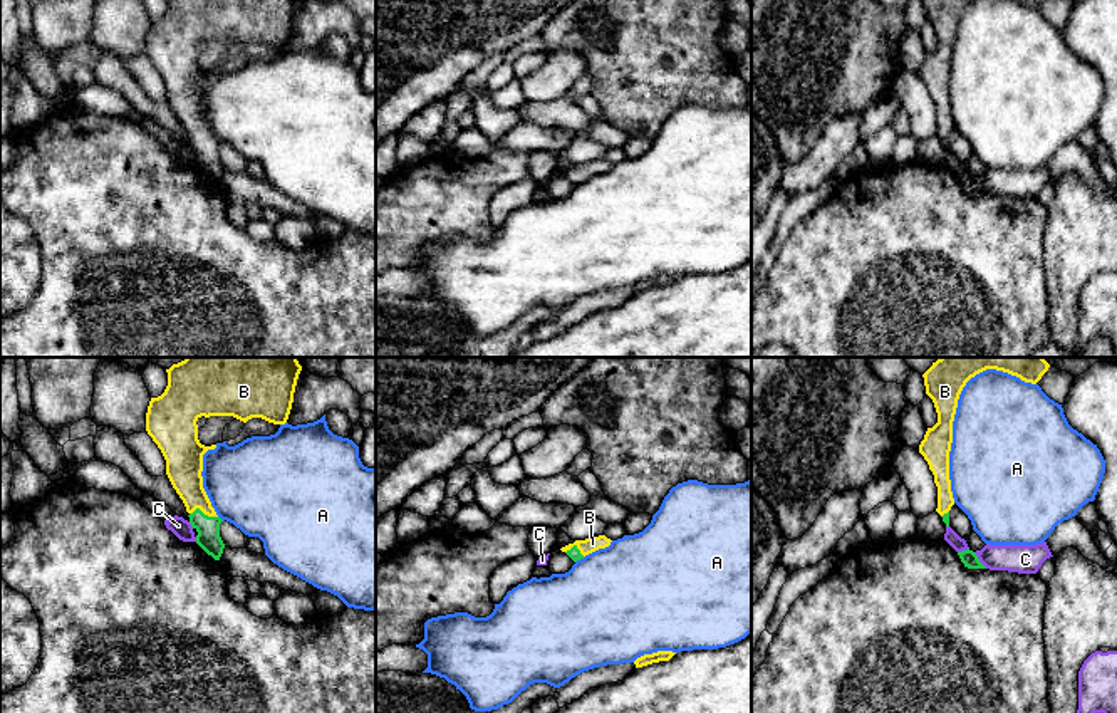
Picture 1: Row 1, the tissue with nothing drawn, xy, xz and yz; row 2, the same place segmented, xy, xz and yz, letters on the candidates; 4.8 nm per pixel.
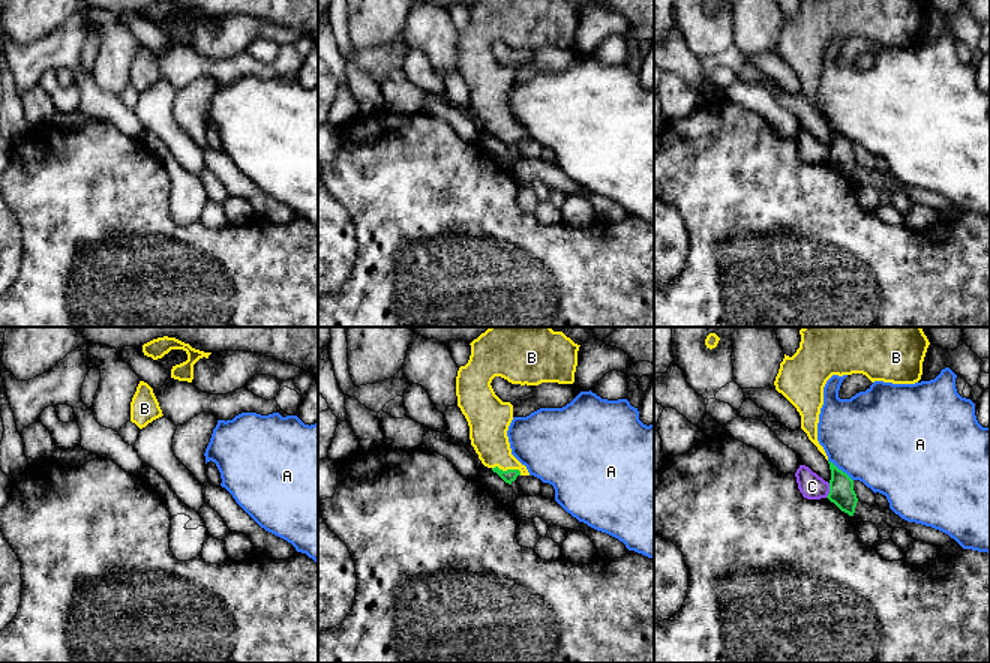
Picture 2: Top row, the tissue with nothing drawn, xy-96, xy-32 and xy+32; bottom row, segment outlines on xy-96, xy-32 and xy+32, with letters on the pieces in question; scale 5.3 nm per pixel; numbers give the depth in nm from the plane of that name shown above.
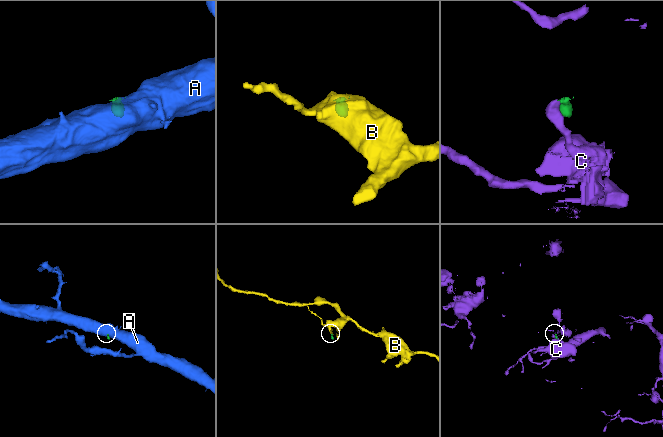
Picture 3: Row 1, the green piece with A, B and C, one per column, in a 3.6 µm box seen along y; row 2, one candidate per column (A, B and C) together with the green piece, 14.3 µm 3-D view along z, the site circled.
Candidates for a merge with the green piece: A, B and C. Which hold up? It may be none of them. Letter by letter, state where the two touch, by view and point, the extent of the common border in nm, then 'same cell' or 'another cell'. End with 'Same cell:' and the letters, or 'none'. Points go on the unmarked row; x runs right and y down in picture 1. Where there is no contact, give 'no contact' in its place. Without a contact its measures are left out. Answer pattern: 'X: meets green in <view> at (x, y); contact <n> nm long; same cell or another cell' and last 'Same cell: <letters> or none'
A: meets green in xz at (579, 183); contact 50 nm long; another cell
B: meets green in xy at (202, 136); contact 140 nm long; same cell
C: meets green in yz at (978, 185); contact 100 nm long; another cell
Same cell: B

